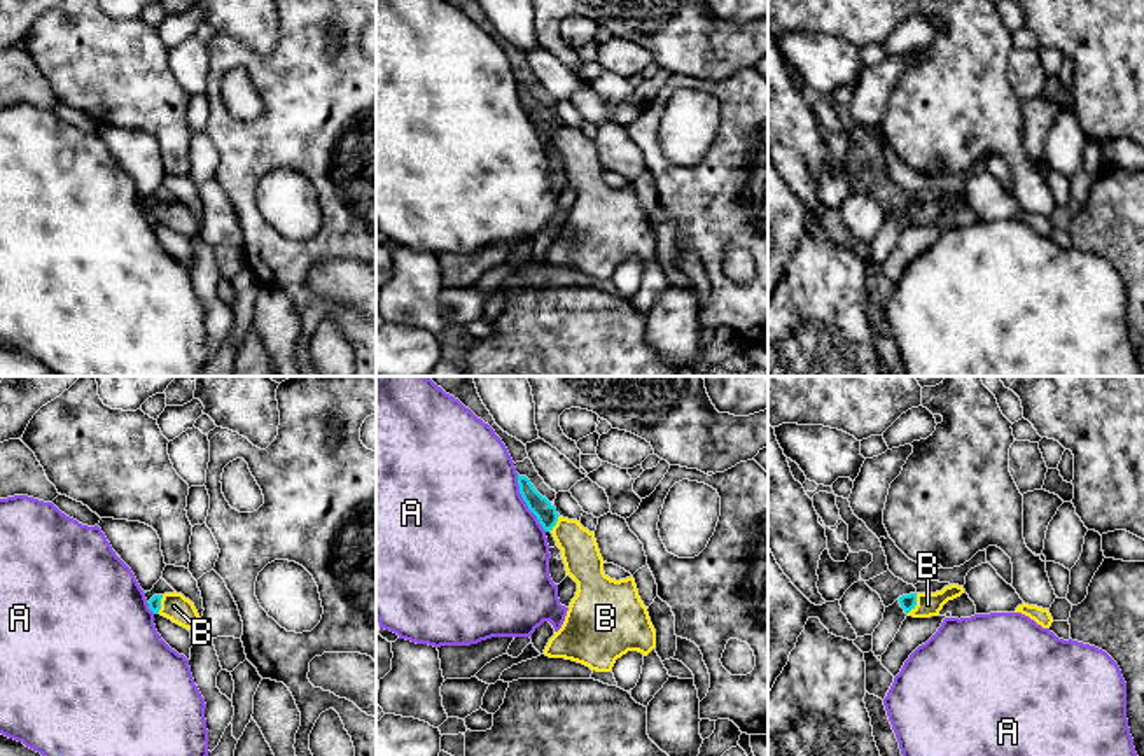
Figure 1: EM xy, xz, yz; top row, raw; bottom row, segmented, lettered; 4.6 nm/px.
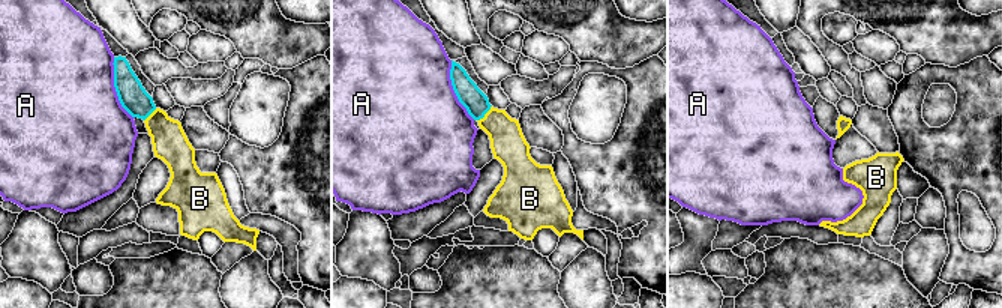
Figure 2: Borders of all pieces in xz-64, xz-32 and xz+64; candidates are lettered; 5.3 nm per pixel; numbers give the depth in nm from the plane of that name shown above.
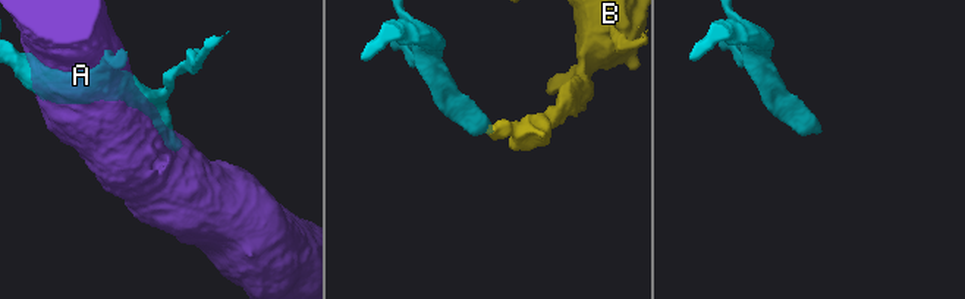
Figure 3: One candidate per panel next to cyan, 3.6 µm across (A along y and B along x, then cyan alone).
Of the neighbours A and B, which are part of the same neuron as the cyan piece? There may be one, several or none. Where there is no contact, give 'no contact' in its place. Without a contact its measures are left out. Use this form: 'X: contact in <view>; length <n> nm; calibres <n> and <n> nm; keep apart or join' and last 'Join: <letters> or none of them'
A: contact in xz; length 300 nm; calibres 90 and 500 nm; keep apart
B: contact in yz; length 110 nm; calibres 70 and 110 nm; join
Join: B

